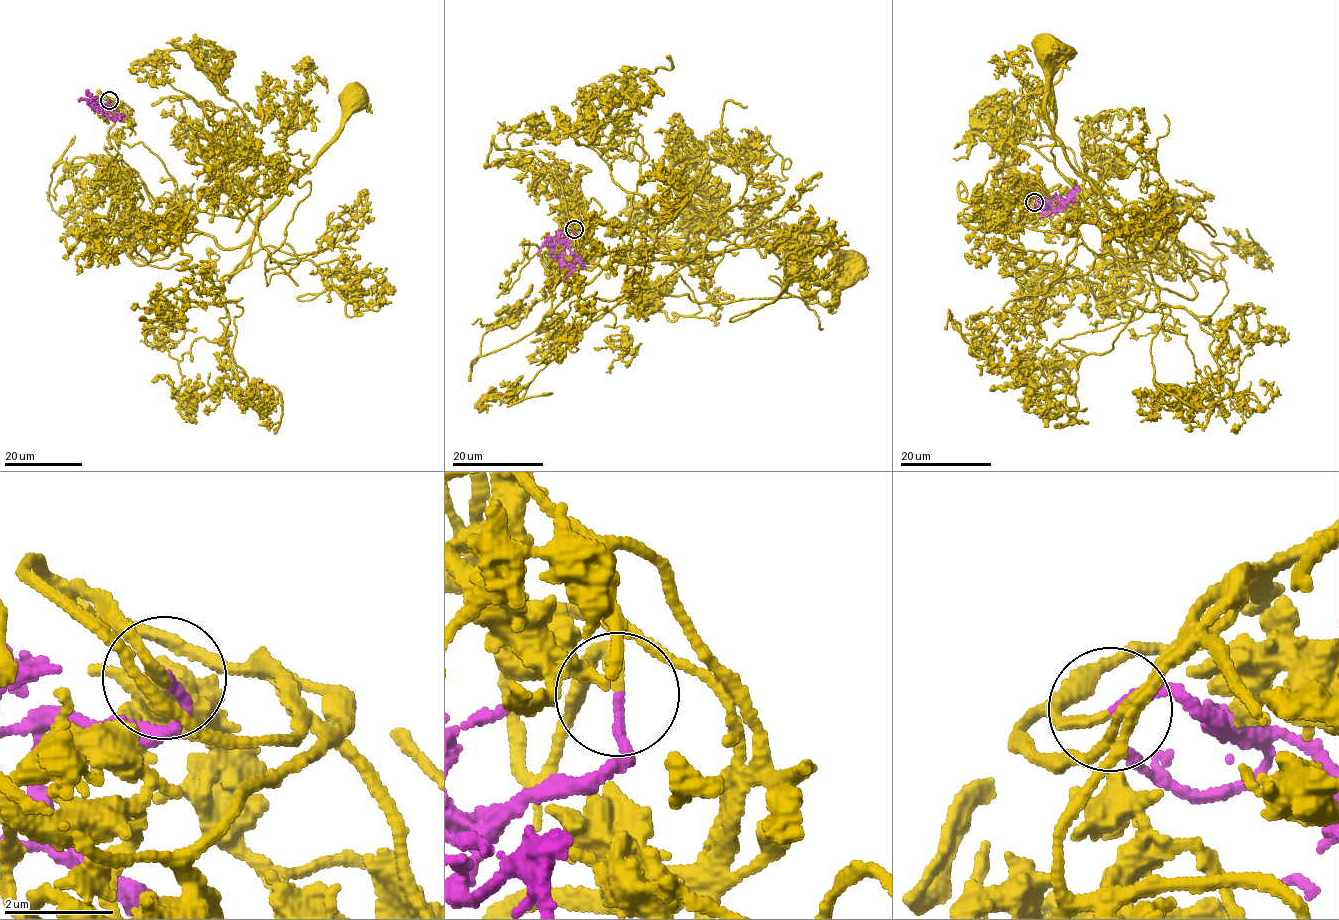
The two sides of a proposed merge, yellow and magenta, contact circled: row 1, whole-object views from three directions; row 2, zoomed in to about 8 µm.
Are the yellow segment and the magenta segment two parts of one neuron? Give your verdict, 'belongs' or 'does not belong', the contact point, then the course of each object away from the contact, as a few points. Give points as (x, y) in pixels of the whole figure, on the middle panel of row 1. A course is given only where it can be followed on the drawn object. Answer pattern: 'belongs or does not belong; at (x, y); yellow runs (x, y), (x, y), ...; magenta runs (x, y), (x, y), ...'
belongs; at (574, 229); yellow runs (574, 229), (559, 258), (572, 271), (627, 256), (620, 246), (637, 261), (703, 258), (808, 231), (846, 271); magenta runs (574, 229), (575, 234), (568, 236), (561, 245), (567, 245), (575, 259), (566, 274)

